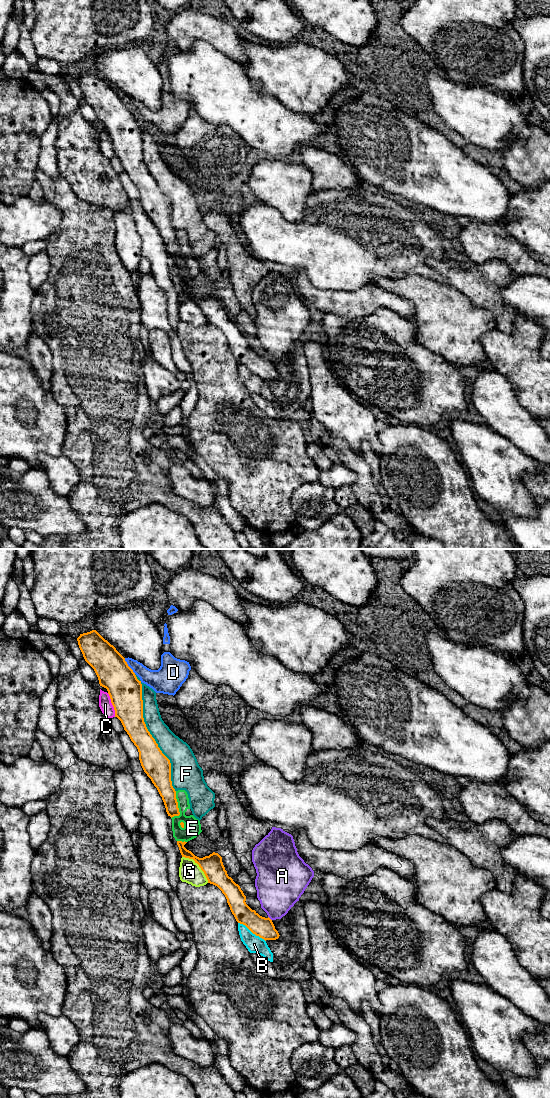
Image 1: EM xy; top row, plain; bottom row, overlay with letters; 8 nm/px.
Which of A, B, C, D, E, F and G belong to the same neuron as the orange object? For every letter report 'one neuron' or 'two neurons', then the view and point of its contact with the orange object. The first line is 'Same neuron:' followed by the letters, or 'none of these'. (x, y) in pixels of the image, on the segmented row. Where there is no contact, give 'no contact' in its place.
Same neuron: none of these
A: two neurons; meets orange in xy at (269, 918)
B: two neurons; meets orange in xy at (252, 932)
C: two neurons; meets orange in xy at (112, 704)
D: two neurons; meets orange in xy at (128, 666)
E: two neurons; meets orange in xy at (177, 807)
F: two neurons; meets orange in xy at (149, 733)
G: two neurons; meets orange in xy at (199, 866)

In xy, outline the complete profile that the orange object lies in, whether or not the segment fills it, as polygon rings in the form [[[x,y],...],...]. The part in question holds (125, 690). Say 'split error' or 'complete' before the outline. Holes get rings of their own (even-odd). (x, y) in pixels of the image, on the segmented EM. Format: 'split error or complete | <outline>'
complete | [[[96,630],[80,634],[77,641],[85,661],[94,669],[100,686],[107,689],[115,710],[115,717],[121,721],[124,730],[137,747],[141,766],[162,797],[168,816],[171,818],[179,816],[176,791],[171,781],[170,760],[162,753],[144,722],[141,681],[137,679],[125,658]]]

